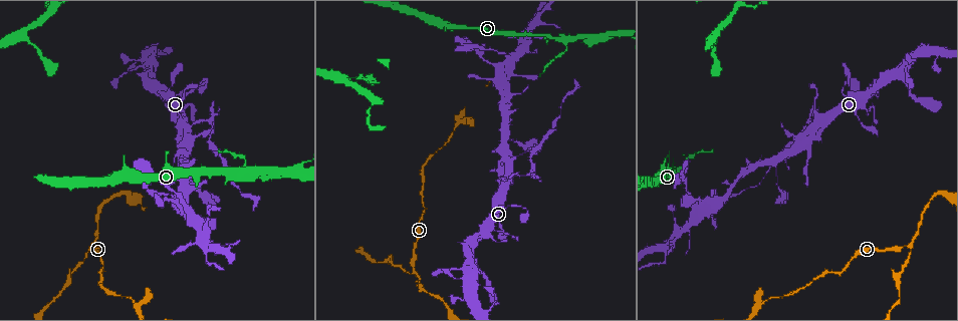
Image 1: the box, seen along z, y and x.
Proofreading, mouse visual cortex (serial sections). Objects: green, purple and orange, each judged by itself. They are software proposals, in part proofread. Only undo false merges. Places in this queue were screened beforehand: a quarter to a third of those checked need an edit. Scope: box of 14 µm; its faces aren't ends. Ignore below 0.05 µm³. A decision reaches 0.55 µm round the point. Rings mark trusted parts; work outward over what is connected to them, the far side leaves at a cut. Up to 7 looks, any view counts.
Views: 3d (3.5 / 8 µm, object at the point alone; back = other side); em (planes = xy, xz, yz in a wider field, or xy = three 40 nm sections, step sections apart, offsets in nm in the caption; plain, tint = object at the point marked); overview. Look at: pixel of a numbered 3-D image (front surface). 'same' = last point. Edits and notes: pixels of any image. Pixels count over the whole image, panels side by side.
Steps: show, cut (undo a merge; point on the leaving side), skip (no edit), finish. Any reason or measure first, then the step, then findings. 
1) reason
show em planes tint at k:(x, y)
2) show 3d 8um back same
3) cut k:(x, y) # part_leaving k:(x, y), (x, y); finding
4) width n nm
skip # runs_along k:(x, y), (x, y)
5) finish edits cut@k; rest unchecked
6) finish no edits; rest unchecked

side arm on a straight run
show 3d 3.5um at 1:(910, 246)

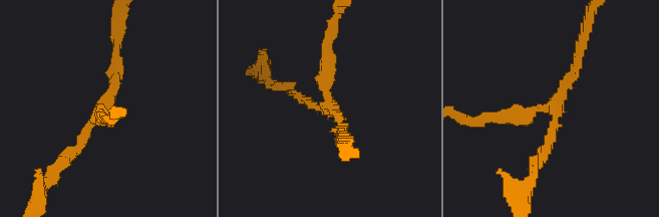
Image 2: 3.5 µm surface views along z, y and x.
arms 3; arm_widths 150, 150, 200 nm
show em xy step 2 tint at 2:(328, 107)

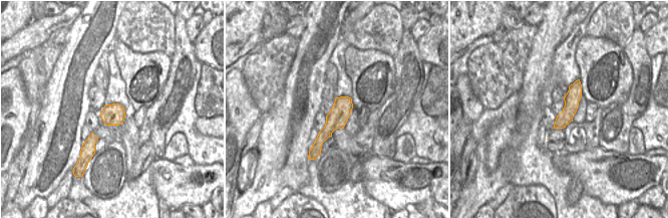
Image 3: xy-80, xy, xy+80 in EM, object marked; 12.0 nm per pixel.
skip # continuous, no second cell

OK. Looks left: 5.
thin neck
show 3d 8um at 1:(181, 183)

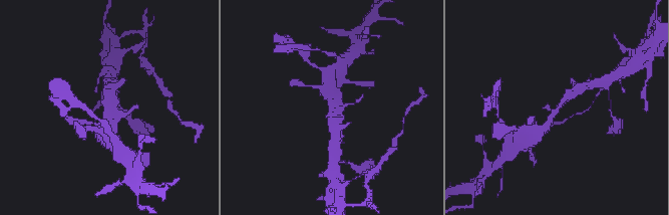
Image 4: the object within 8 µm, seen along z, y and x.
show em xy step 5 tint at 4:(108, 109)

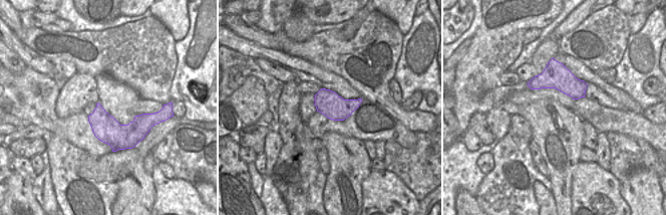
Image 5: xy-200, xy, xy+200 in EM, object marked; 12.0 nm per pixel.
skip # one cell here

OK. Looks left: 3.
sharp bend
show 3d 8um back at 1:(244, 170)

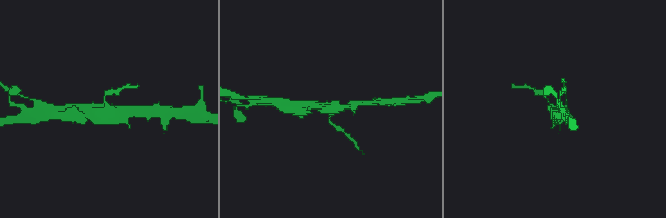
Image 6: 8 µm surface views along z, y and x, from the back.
show em planes tint at 6:(105, 110)

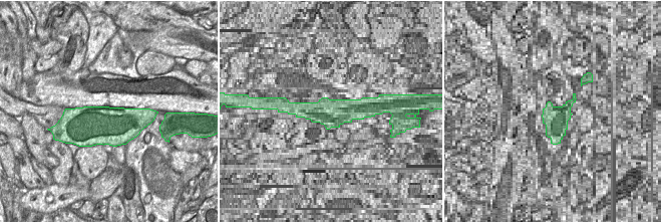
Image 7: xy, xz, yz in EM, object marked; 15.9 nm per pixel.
cut 6:(561, 92) # a second cell is stuck on

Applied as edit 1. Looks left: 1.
finish edits cut@6; rest unchecked

